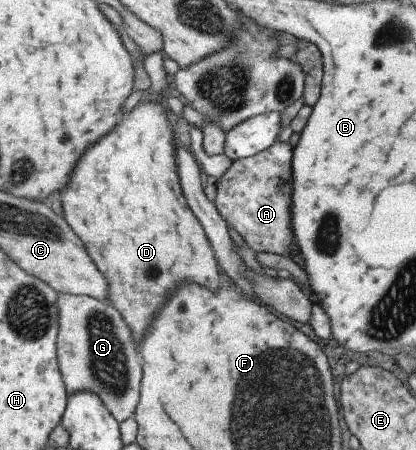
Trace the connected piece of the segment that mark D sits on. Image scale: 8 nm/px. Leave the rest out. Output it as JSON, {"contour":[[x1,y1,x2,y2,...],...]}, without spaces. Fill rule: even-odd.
{"contour":[[139,101,111,132,82,152,68,184,57,193,65,222,81,240,95,268,104,276,106,301,120,314,125,326,129,326,135,344,139,344,145,328,149,328,149,320,161,304,165,304,177,284,195,282,209,290,217,290,221,284,217,262,206,234,195,215,189,212,180,189,174,159,175,138,166,118,167,113,161,103]]}

